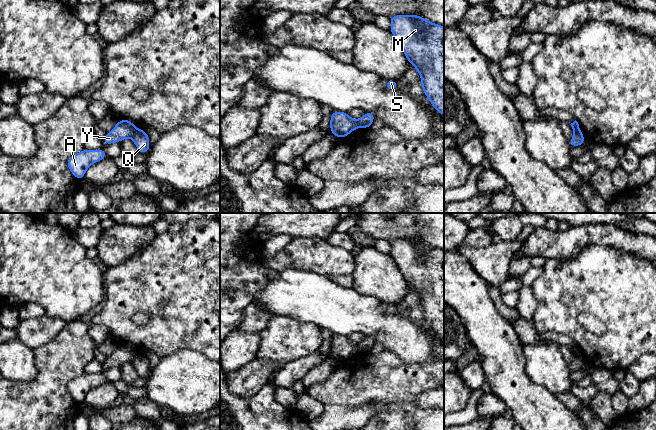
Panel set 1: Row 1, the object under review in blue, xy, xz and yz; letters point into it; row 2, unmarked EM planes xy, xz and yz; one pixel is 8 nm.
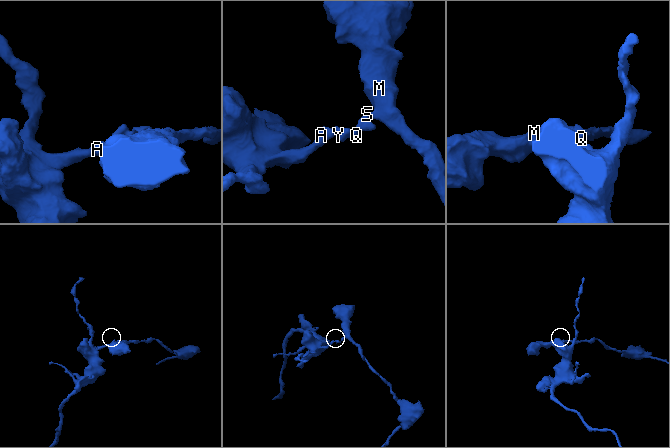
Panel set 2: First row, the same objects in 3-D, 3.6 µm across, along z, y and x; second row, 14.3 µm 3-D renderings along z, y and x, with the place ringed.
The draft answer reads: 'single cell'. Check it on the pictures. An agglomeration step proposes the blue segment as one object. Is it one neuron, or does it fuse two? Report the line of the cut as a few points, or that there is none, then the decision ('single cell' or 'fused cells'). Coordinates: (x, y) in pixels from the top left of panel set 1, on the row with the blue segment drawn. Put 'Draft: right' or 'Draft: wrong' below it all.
cut in xy along (137, 129), (132, 137); fused cells
Draft: wrong

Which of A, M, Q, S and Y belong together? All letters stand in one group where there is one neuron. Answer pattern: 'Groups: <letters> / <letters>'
Groups: A Y / M Q S

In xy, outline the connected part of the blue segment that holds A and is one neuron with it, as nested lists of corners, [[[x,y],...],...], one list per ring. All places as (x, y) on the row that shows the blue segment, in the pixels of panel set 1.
[[[84,149],[71,156],[67,161],[67,166],[69,171],[75,176],[75,178],[77,178],[80,181],[83,180],[87,169],[91,165],[106,158],[107,155],[104,149]]]

